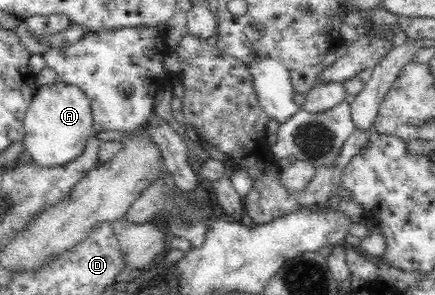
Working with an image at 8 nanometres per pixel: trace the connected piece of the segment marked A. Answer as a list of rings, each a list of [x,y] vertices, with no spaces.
[[[61,81],[57,84],[38,87],[32,98],[32,103],[25,113],[24,127],[26,132],[23,138],[24,148],[33,159],[33,162],[42,168],[65,166],[65,164],[75,161],[84,152],[88,138],[95,134],[89,99],[87,99],[79,86],[65,84]]]

